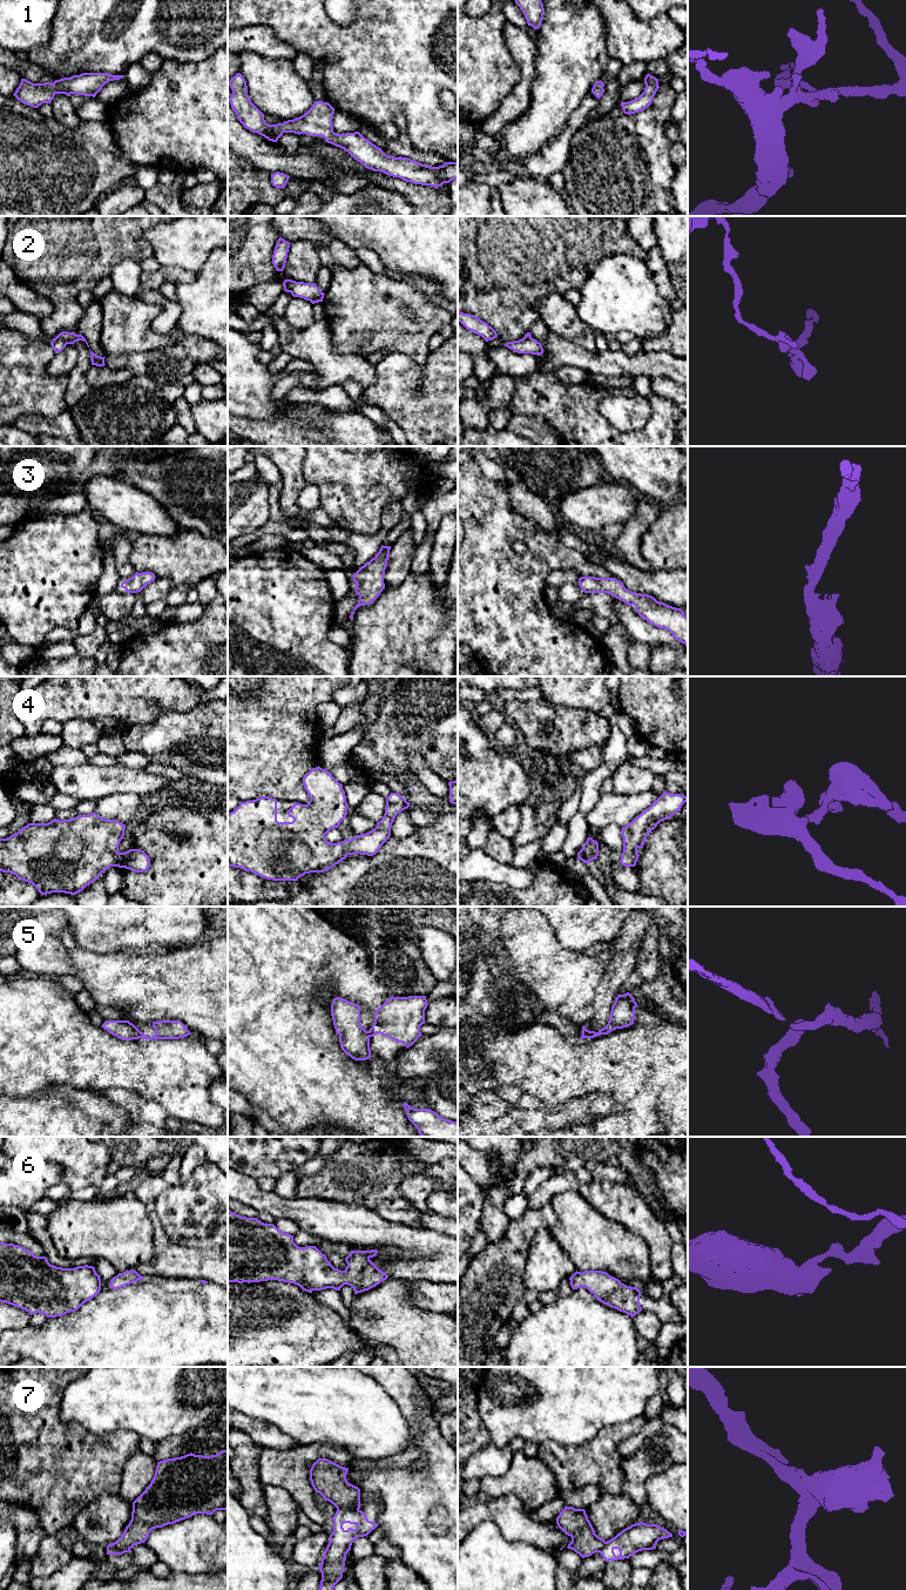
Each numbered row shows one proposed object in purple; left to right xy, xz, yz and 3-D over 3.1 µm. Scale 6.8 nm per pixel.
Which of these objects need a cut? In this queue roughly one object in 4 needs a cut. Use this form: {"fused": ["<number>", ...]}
{"fused": ["2", "5", "7"]}

